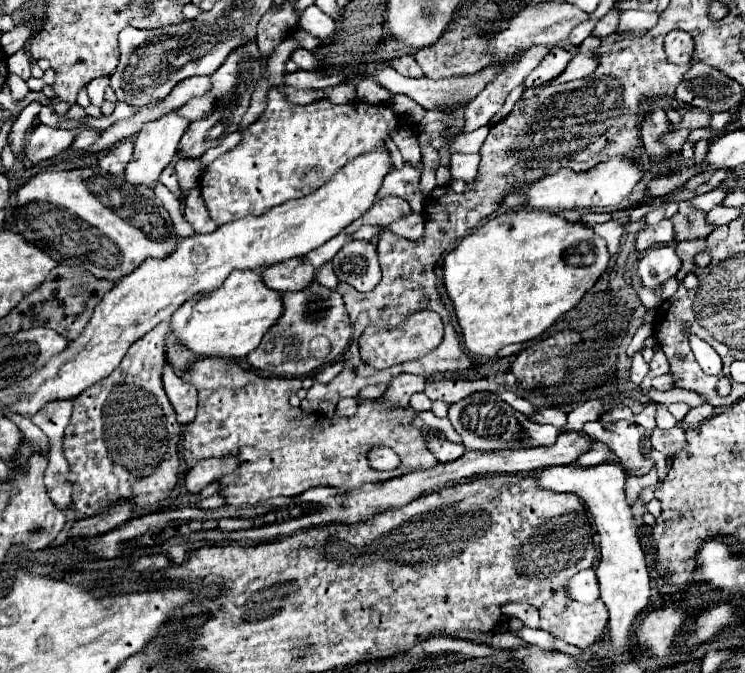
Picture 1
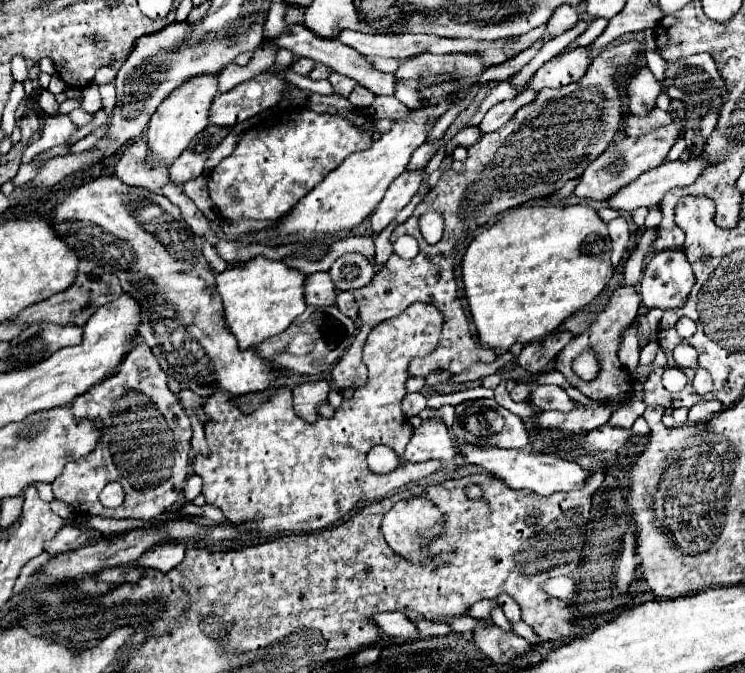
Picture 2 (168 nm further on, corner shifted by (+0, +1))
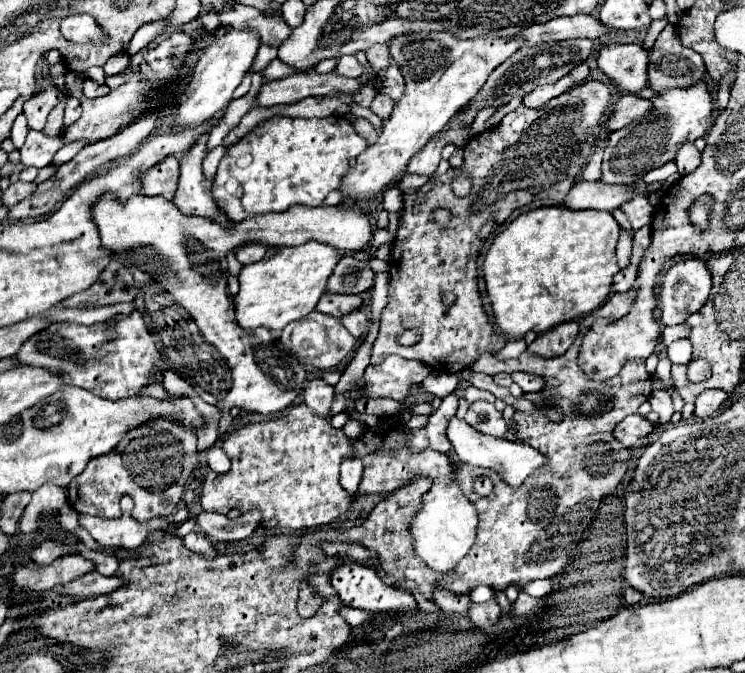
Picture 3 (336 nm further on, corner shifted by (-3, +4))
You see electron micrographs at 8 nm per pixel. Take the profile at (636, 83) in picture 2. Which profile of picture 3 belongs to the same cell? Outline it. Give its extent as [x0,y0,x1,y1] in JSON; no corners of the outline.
[598,44,648,94]

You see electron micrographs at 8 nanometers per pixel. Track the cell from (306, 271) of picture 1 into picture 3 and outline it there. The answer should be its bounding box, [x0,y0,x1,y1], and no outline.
[318,292,362,318]

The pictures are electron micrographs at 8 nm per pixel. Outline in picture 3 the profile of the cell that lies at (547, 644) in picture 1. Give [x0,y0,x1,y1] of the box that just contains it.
[470,586,496,604]

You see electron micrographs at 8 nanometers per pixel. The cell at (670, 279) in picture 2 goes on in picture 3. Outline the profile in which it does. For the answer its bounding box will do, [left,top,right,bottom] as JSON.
[656,256,712,326]

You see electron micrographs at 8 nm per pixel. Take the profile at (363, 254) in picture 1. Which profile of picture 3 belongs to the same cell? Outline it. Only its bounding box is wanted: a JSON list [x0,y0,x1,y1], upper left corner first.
[328,258,374,294]

